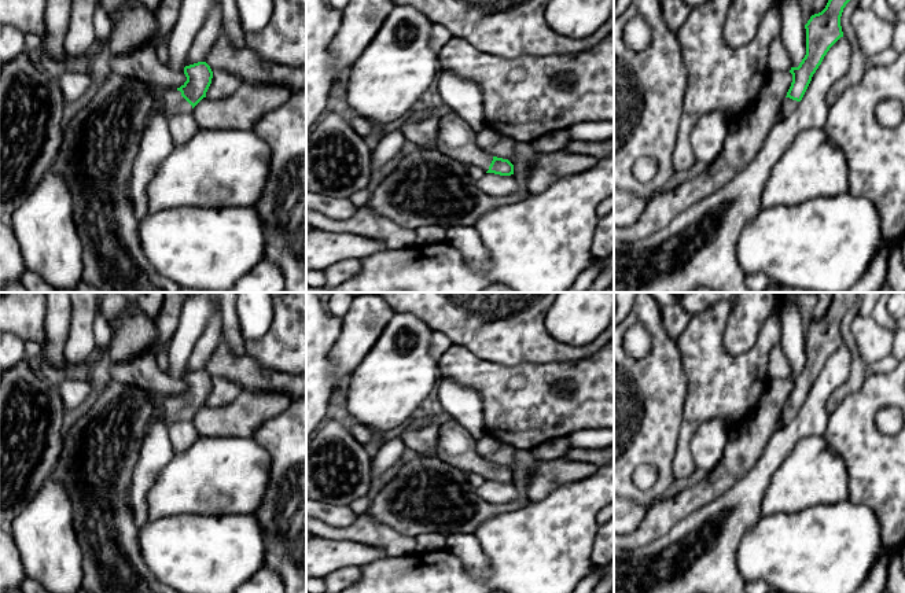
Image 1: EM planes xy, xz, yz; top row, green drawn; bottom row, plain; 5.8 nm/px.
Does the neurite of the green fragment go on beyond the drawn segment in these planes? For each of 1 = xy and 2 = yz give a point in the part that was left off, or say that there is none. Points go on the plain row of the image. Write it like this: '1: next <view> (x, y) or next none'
1: next xy (169, 409)
2: next yz (788, 413)

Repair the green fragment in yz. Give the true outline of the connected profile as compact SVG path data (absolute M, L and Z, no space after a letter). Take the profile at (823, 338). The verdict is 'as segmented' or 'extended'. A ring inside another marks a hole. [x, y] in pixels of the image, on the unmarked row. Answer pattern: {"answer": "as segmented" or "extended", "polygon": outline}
{"answer": "extended", "polygon": "M834 292L825 316L810 324L806 336L806 362L798 375L791 375L792 390L781 412L783 426L792 421L802 408L813 382L829 356L843 345L840 324L846 312L858 302L857 292Z"}

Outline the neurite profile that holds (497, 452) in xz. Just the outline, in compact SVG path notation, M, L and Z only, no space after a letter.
M486 434L478 439L475 449L489 463L508 467L515 472L516 449L507 442Z

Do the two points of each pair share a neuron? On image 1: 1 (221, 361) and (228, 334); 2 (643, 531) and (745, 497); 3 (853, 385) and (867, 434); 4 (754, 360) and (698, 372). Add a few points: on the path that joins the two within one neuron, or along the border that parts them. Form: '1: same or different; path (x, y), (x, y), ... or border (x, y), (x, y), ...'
1: different; border (221, 336), (235, 354), (245, 354)
2: different; border (709, 501), (681, 518), (665, 534), (655, 538)
3: different; border (868, 372), (863, 385), (831, 412)
4: same; path (740, 372), (712, 372)

